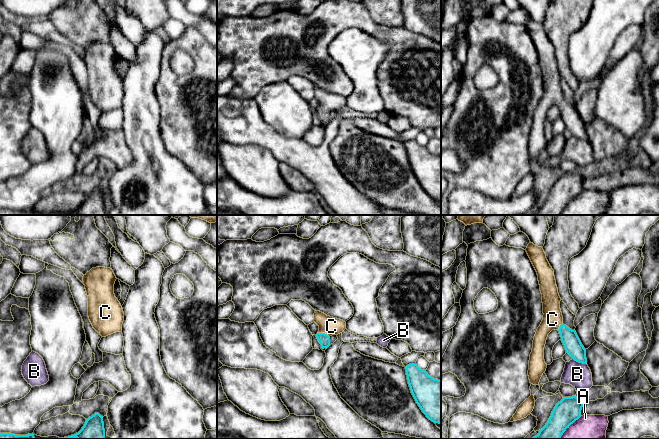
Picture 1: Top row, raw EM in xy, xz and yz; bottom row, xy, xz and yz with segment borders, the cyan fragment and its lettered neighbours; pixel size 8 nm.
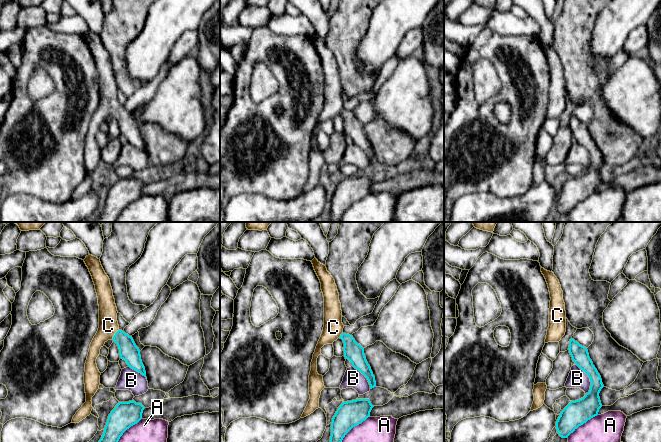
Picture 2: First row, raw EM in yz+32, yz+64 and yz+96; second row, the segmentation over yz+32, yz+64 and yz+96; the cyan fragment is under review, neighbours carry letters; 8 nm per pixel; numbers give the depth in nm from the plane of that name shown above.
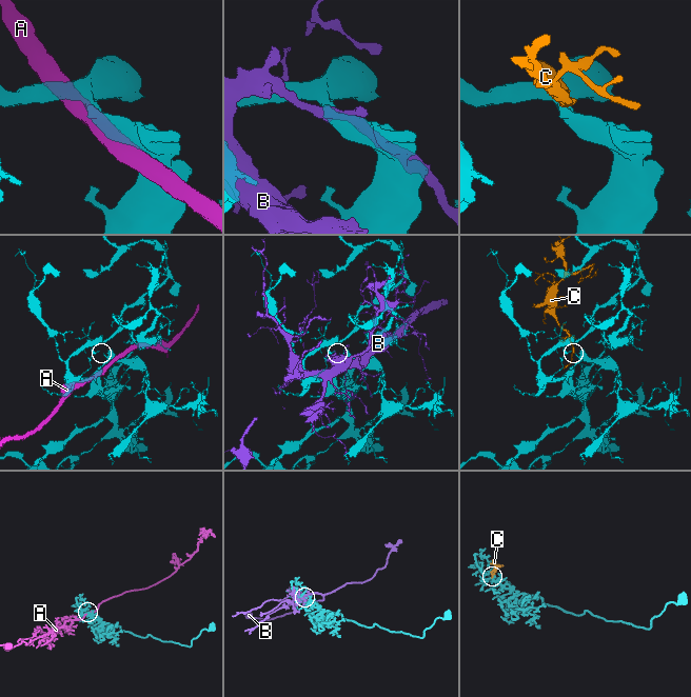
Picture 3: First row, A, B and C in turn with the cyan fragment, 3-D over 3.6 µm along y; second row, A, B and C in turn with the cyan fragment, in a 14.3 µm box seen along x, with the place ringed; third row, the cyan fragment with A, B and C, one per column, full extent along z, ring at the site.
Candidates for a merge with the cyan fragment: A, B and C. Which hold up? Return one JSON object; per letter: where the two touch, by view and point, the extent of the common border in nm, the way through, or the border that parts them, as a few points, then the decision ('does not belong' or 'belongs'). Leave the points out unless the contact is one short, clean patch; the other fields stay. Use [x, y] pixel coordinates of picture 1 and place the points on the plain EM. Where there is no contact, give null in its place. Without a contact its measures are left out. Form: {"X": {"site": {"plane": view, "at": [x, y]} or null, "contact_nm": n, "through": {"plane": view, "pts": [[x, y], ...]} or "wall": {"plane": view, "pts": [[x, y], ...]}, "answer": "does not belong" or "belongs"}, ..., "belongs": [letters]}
{"A": {"site": {"plane": "yz", "at": [569, 201]}, "contact_nm": 260, "answer": "does not belong"}, "B": {"site": {"plane": "yz", "at": [579, 138]}, "contact_nm": 130, "answer": "does not belong"}, "C": {"site": {"plane": "xz", "at": [324, 109]}, "contact_nm": 100, "through": {"plane": "xz", "pts": [[324, 115], [324, 109], [331, 102]]}, "answer": "belongs"}, "belongs": ["C"]}

